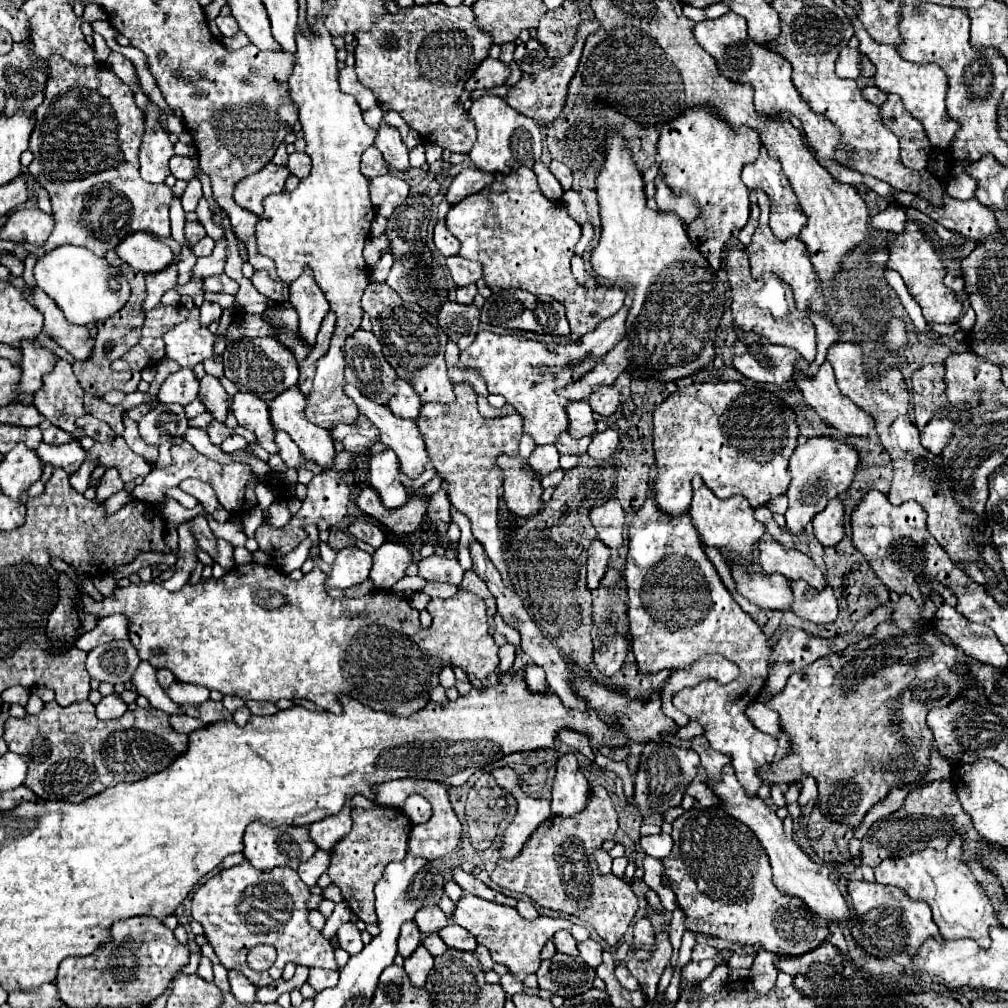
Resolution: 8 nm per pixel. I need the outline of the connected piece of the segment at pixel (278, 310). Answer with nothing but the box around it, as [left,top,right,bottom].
[263,305,313,361]

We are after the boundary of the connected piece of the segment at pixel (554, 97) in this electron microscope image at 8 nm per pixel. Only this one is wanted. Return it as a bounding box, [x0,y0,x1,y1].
[505,19,599,125]

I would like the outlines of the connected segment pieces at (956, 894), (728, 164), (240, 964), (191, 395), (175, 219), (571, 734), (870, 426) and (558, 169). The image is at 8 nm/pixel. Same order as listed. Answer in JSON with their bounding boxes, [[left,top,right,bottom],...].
[[875,849,1001,947],[657,109,761,271],[193,861,337,987],[157,369,199,405],[171,195,187,245],[559,729,593,759],[795,363,875,437],[549,161,571,191]]

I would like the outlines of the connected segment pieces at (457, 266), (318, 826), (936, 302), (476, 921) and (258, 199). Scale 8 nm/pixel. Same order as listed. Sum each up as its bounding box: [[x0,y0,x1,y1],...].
[[447,255,481,287],[309,799,351,851],[887,223,963,325],[453,893,573,981],[235,163,291,215]]

